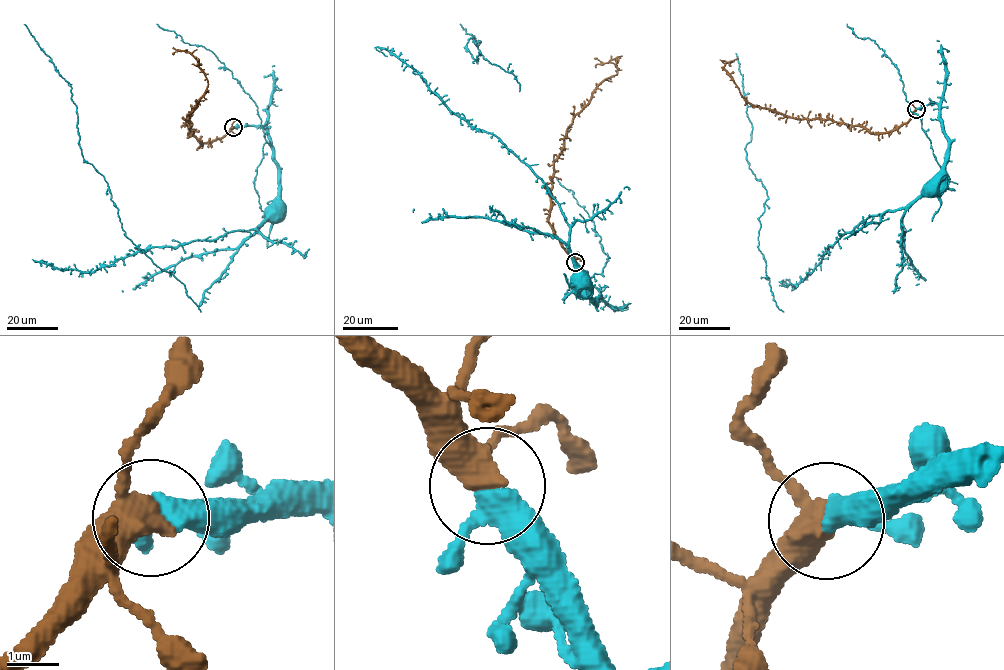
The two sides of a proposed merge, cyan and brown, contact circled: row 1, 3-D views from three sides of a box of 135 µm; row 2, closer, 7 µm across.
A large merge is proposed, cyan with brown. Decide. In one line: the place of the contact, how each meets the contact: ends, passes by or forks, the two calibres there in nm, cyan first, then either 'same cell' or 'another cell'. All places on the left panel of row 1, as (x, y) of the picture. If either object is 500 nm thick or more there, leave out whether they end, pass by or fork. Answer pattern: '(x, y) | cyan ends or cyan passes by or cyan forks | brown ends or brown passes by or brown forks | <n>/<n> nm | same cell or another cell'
(233, 127) | cyan passes by | brown passes by | 400/480 nm | same cell

